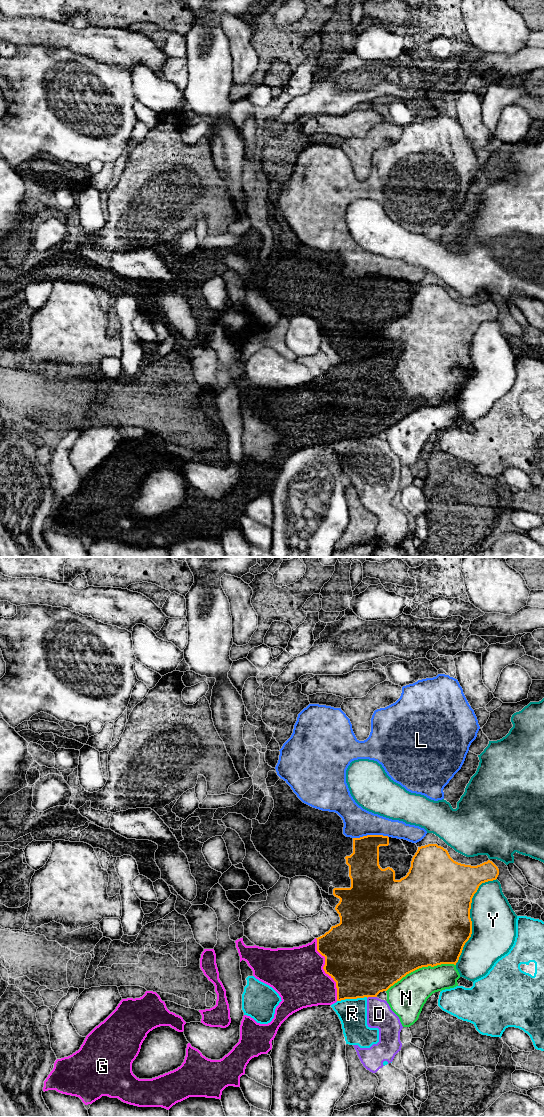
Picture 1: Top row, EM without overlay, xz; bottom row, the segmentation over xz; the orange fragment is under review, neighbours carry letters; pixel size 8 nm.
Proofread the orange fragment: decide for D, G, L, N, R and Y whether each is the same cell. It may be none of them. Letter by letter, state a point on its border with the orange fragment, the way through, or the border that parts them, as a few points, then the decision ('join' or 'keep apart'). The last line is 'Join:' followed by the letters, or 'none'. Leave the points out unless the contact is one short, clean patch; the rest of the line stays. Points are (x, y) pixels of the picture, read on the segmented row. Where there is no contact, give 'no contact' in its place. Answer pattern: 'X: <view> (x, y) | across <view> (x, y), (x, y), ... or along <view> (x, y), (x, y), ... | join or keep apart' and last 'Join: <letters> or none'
D: xz (371, 996) | along xz (376, 996), (369, 996), (367, 998) | keep apart
G: xz (323, 968) | join
L: xz (370, 835) | keep apart
N: xz (420, 967) | keep apart
R: xz (352, 998) | keep apart
Y: xz (469, 917) | keep apart
Join: G

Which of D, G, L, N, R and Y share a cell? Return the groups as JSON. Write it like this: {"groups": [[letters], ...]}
{"groups": [["D", "R"], ["G"], ["L"], ["N"], ["Y"]]}

